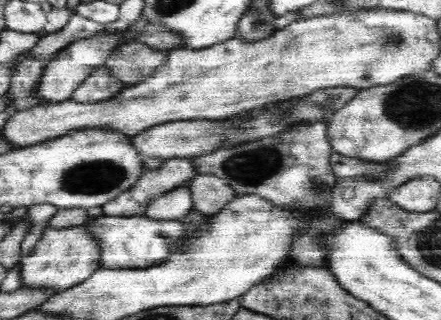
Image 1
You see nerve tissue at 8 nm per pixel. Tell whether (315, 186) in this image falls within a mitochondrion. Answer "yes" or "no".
yes

